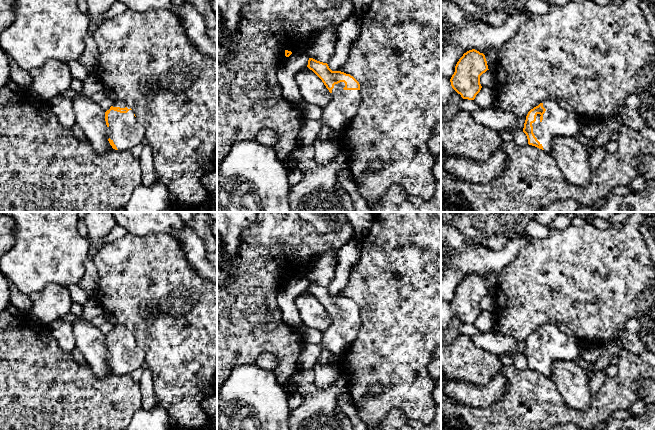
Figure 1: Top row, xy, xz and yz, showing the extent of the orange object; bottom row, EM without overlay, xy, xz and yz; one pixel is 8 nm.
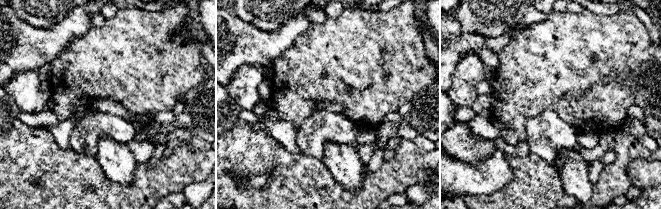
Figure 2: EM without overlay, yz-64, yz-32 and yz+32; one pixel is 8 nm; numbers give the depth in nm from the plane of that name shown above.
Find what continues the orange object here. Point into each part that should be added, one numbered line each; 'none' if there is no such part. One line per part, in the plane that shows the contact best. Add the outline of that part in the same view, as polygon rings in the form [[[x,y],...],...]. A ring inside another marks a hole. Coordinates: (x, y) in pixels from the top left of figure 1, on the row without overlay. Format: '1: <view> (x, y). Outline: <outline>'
1: yz (557, 346). Outline: [[[545,324],[542,327],[546,333],[542,339],[543,344],[541,345],[541,339],[537,338],[536,345],[532,347],[532,350],[533,357],[544,375],[551,375],[554,361],[580,362],[582,342],[575,337],[568,336],[555,324]]]

